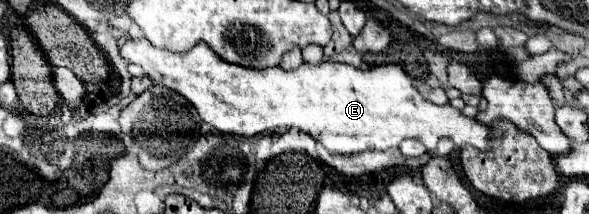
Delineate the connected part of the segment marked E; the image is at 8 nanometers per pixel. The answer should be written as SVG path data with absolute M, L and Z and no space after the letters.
M134 38L120 48L120 54L128 62L140 64L156 84L188 98L206 124L232 136L252 138L264 130L292 126L318 136L336 154L398 148L404 138L416 138L428 150L434 150L442 138L450 138L458 148L472 144L480 150L486 150L492 140L490 130L474 118L466 118L450 104L436 106L424 100L404 70L394 64L360 70L326 60L320 66L304 62L292 72L282 68L254 70L220 60L204 42L188 52L170 52Z

